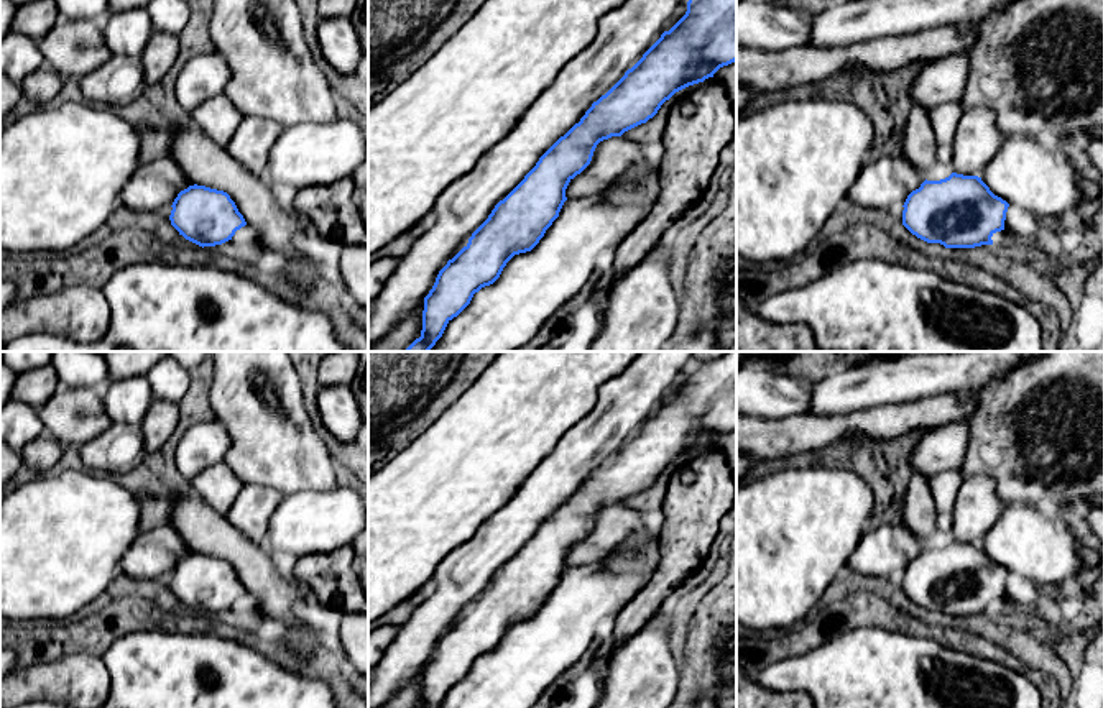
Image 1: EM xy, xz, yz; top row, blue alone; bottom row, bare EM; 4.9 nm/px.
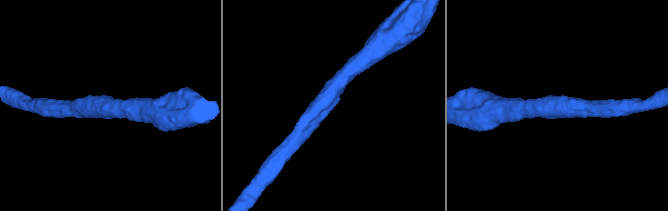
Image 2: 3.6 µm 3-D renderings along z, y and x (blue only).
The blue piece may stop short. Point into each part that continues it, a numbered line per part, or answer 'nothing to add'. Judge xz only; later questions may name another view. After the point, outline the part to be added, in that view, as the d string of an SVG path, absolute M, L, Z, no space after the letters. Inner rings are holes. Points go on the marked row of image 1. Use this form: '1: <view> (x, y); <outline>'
nothing to add

